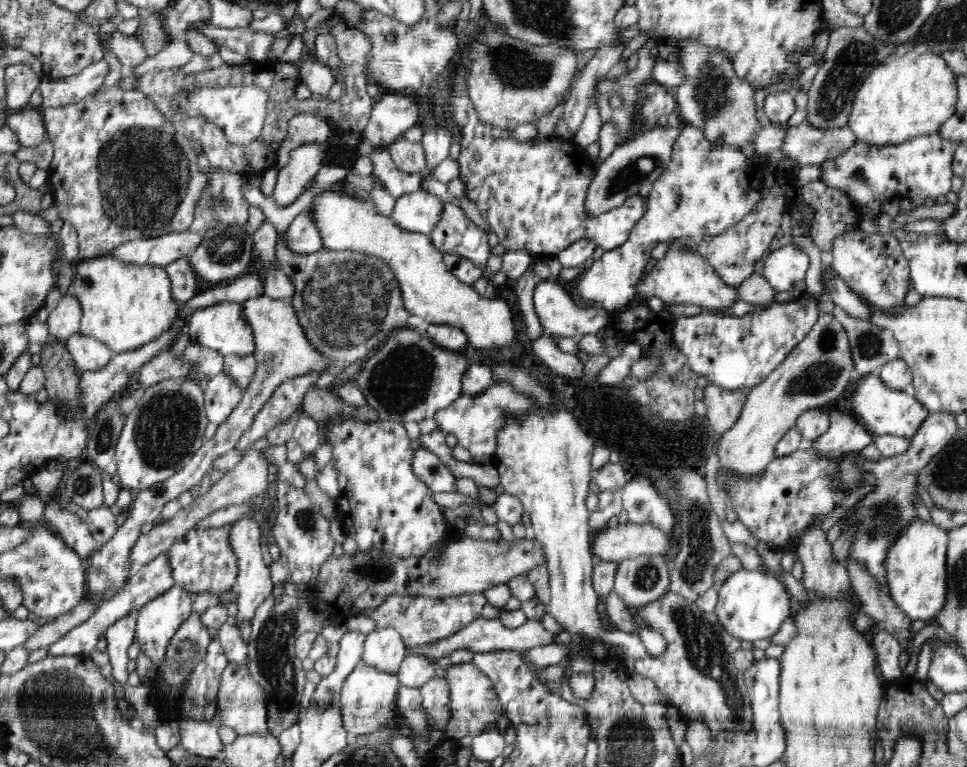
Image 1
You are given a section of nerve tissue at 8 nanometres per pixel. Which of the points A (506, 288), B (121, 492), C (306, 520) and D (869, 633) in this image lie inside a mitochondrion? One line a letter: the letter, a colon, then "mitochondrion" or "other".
A: other
B: other
C: mitochondrion
D: other

